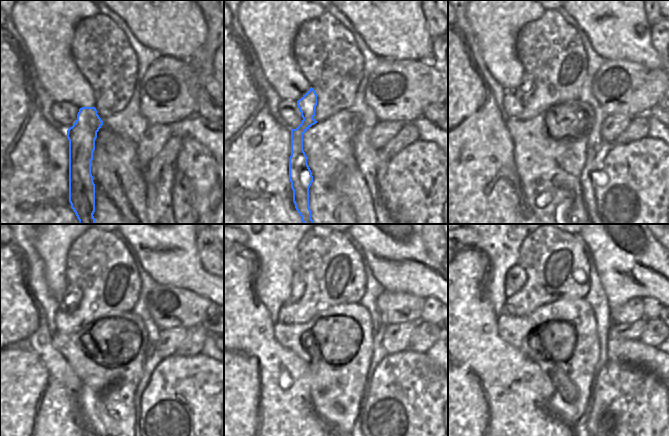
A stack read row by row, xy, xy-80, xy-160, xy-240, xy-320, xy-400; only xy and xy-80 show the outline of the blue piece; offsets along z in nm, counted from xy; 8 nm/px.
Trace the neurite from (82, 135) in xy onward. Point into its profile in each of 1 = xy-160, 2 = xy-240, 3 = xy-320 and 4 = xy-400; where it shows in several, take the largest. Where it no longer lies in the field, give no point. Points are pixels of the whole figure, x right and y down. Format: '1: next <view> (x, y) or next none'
1: next xy-160 (523, 93)
2: next xy-240 (75, 293)
3: next xy-320 (297, 283)
4: next xy-400 (516, 277)

